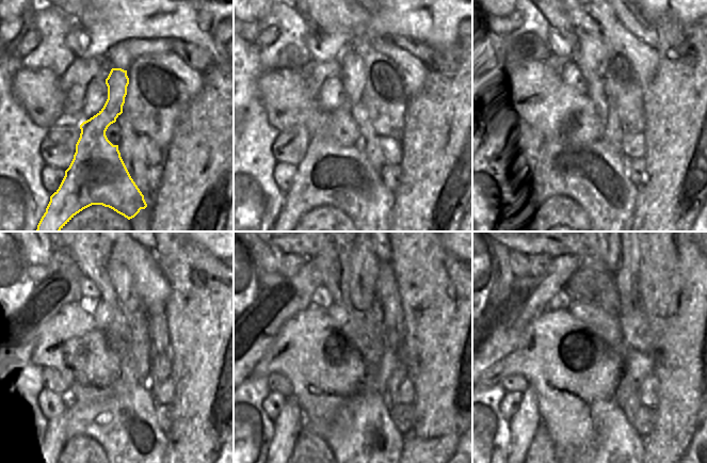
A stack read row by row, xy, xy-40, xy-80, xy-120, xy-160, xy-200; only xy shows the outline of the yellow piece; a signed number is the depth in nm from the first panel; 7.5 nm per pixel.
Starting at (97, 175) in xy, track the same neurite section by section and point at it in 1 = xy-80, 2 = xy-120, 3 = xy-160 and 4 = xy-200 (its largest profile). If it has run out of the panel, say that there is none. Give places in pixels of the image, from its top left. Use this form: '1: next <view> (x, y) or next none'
1: next xy-80 (595, 176)
2: next xy-120 (121, 418)
3: next xy-160 (367, 446)
4: next xy-200 (620, 448)

